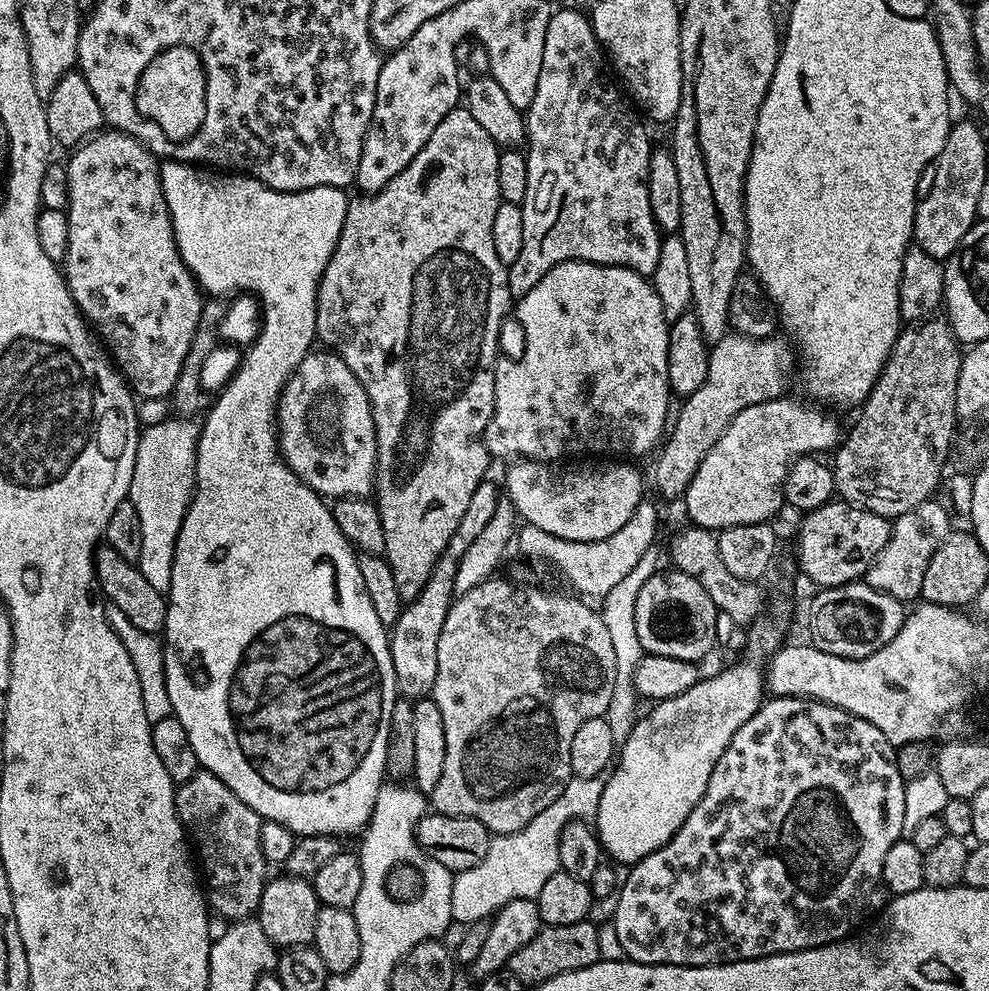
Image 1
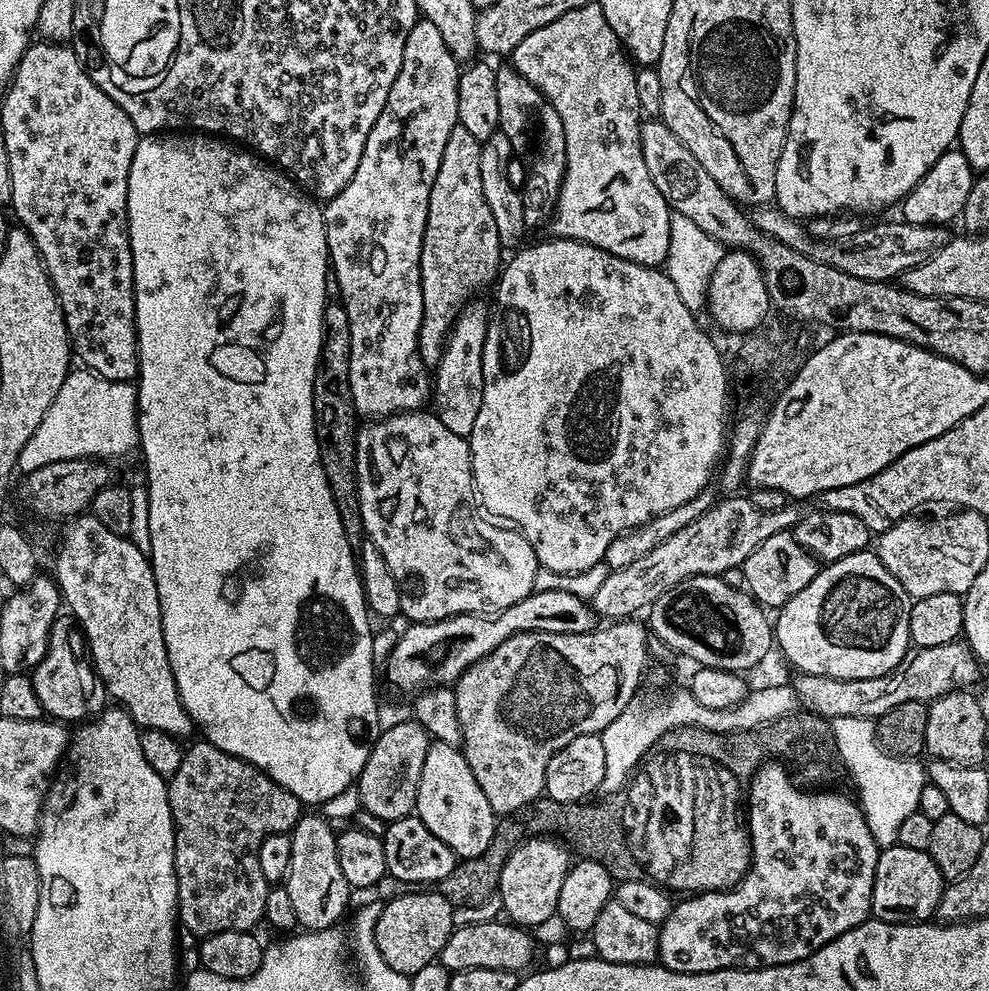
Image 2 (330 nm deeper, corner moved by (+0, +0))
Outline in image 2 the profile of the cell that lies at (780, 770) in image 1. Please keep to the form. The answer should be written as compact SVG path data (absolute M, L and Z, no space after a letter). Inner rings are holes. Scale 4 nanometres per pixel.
M765 762L755 771L746 788L746 827L752 841L752 867L743 880L735 888L727 892L702 892L693 895L673 907L672 913L659 925L660 955L659 963L671 972L717 972L723 968L773 968L779 964L793 964L814 955L822 946L829 944L834 938L854 930L869 919L872 910L872 887L874 886L874 870L880 857L881 849L876 847L874 834L870 834L870 826L866 826L866 818L859 803L848 796L839 796L832 790L800 790L790 775L789 769L780 762Z

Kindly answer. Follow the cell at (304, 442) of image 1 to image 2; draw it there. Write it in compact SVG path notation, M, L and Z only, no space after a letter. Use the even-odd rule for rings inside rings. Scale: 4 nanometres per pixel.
M424 411L397 412L395 416L385 416L375 422L364 422L359 425L356 433L356 481L364 534L367 539L374 542L374 546L378 546L378 550L382 550L382 558L386 558L386 566L390 566L390 574L394 574L394 578L400 584L400 610L403 619L406 618L405 621L414 624L435 624L437 620L448 620L451 616L501 612L506 610L506 606L521 604L534 591L536 572L540 569L540 563L536 560L530 542L526 542L526 538L511 527L501 526L483 515L476 516L472 503L475 505L478 497L472 483L472 452L468 449L468 441L458 434L450 434L439 415Z

